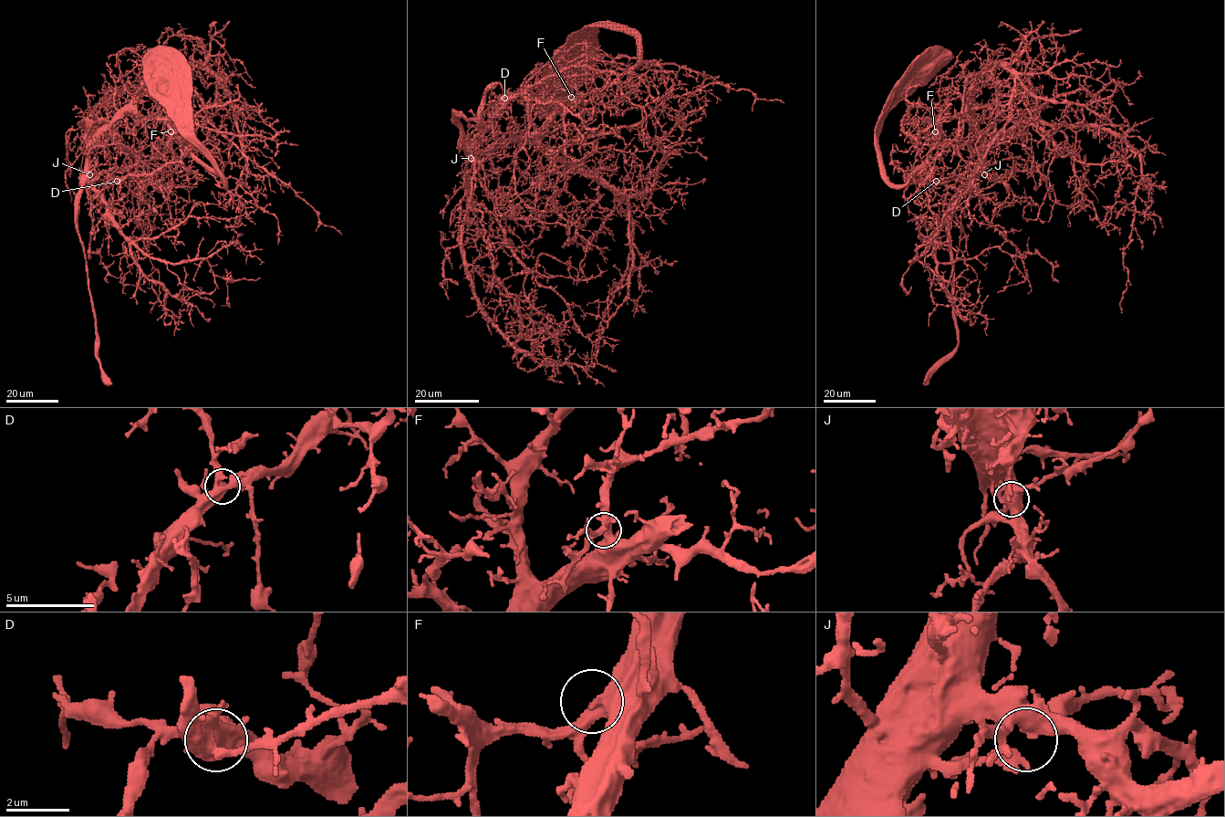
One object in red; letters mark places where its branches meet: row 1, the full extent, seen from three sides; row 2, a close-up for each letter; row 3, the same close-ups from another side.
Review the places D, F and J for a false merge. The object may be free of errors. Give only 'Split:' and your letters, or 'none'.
Split: none

